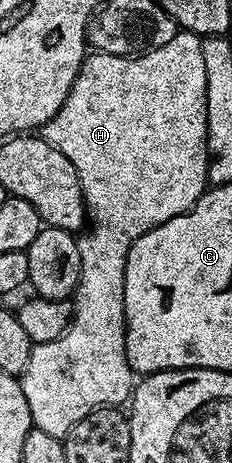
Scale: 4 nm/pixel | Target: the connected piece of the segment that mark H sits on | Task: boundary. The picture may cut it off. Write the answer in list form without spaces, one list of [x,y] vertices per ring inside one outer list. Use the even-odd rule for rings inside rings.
[[[179,30],[176,36],[172,36],[172,40],[168,40],[168,44],[164,44],[164,48],[156,48],[147,54],[112,56],[111,54],[99,54],[97,52],[87,53],[86,59],[82,61],[80,72],[68,92],[68,100],[64,100],[60,112],[56,112],[56,116],[52,116],[52,120],[48,120],[45,126],[41,127],[40,137],[48,144],[55,146],[60,152],[64,152],[64,156],[68,156],[68,160],[72,160],[72,164],[76,168],[76,176],[80,176],[80,188],[86,201],[86,212],[92,225],[78,238],[80,276],[78,277],[78,287],[72,295],[74,316],[70,319],[70,327],[56,340],[48,340],[48,344],[31,345],[28,368],[24,368],[24,372],[20,375],[24,400],[28,400],[28,412],[30,413],[33,429],[48,432],[48,436],[65,439],[67,432],[76,424],[80,424],[80,420],[84,420],[84,416],[88,416],[88,412],[98,410],[101,406],[121,407],[133,395],[136,375],[126,359],[126,317],[124,316],[126,254],[130,250],[130,245],[140,235],[146,234],[152,228],[156,228],[184,212],[188,212],[194,207],[196,200],[200,200],[200,196],[206,193],[208,189],[208,164],[210,163],[210,157],[206,151],[207,120],[208,76],[204,73],[202,38],[187,30]]]

